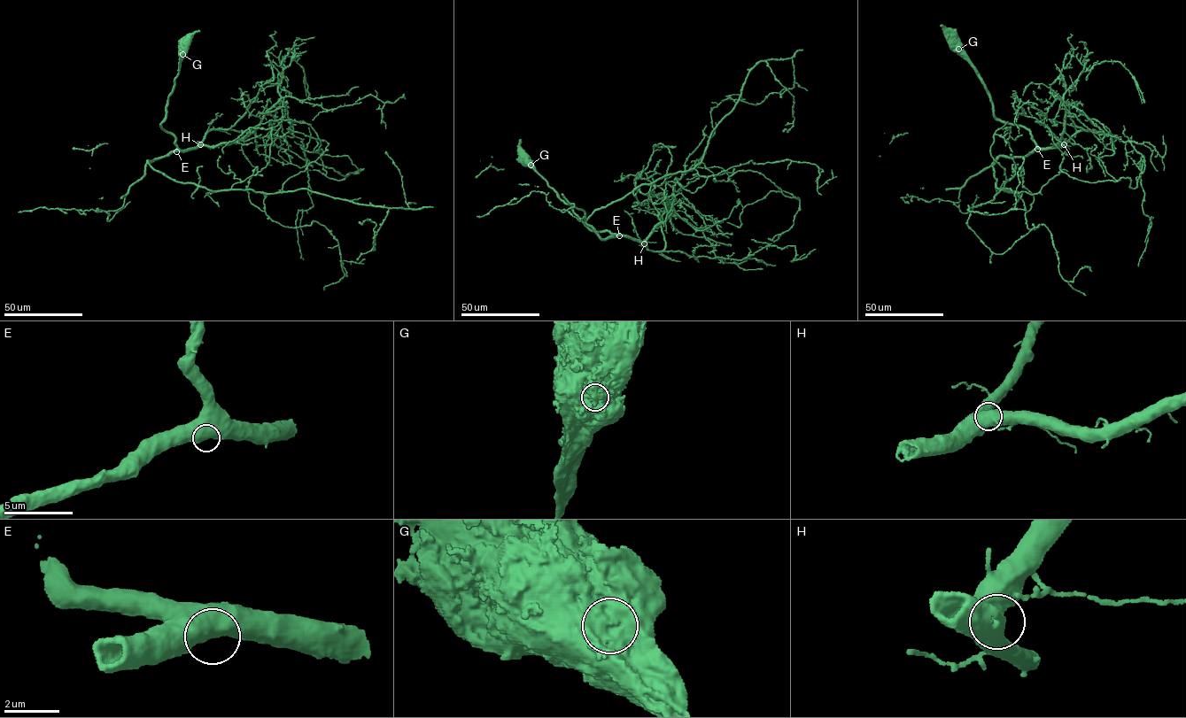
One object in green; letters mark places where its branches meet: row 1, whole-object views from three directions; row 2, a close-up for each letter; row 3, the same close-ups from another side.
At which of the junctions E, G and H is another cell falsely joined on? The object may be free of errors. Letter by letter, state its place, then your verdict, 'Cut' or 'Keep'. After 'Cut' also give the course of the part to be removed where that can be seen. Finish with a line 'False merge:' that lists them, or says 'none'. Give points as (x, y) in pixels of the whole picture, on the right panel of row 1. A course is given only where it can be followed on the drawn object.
E: Place: (1037, 149). Keep
G: Place: (958, 49). Keep
H: Place: (1064, 144). Keep
False merge: none

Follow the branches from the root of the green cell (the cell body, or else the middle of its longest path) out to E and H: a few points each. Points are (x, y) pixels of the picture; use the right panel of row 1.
E: (952, 40), (953, 48), (978, 73), (988, 93), (996, 118), (1028, 129), (1037, 149)
H: (952, 40), (953, 48), (978, 73), (996, 118), (1028, 129), (1040, 147), (1064, 144)

